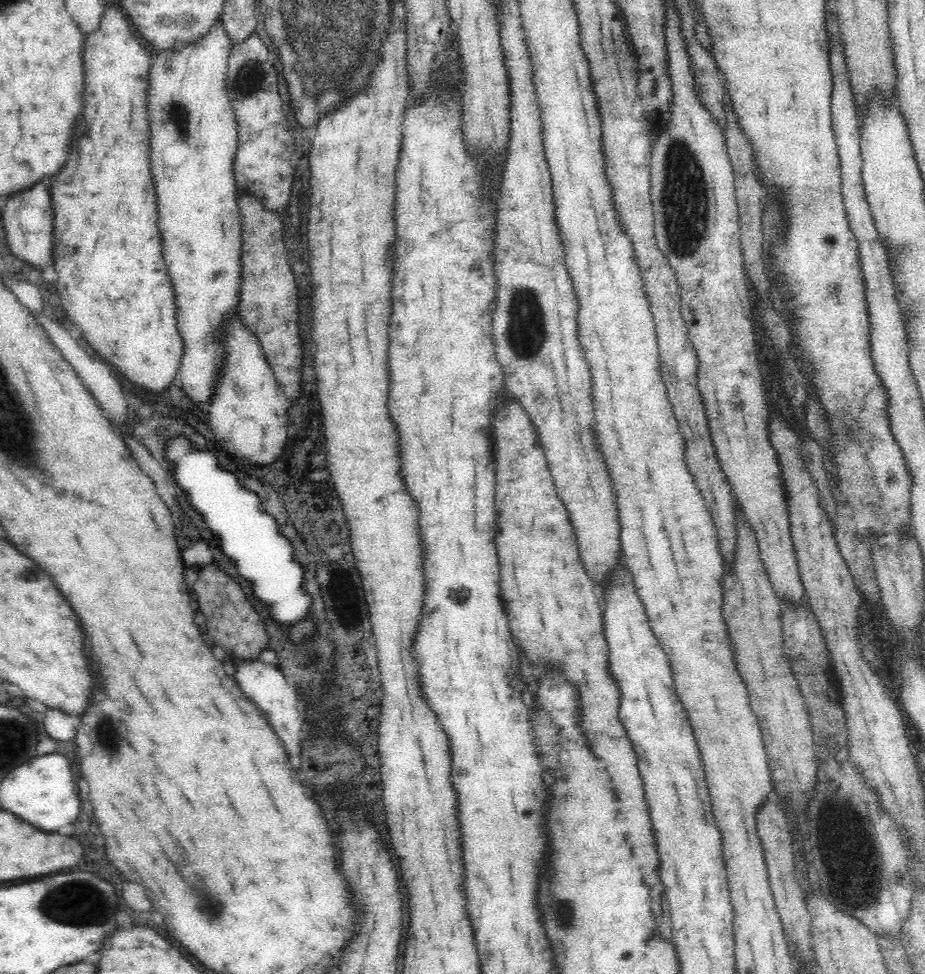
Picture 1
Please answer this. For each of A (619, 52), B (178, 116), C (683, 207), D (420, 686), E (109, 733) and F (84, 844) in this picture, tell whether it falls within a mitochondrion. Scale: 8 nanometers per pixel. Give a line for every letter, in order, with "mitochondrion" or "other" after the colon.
A: mitochondrion
B: mitochondrion
C: mitochondrion
D: other
E: mitochondrion
F: other

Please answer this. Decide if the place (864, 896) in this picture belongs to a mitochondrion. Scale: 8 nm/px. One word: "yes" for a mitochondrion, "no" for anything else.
yes

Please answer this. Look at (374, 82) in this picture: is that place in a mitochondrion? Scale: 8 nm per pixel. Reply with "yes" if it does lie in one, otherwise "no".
yes

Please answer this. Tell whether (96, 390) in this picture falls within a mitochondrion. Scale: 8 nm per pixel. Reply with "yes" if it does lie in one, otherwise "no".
no

